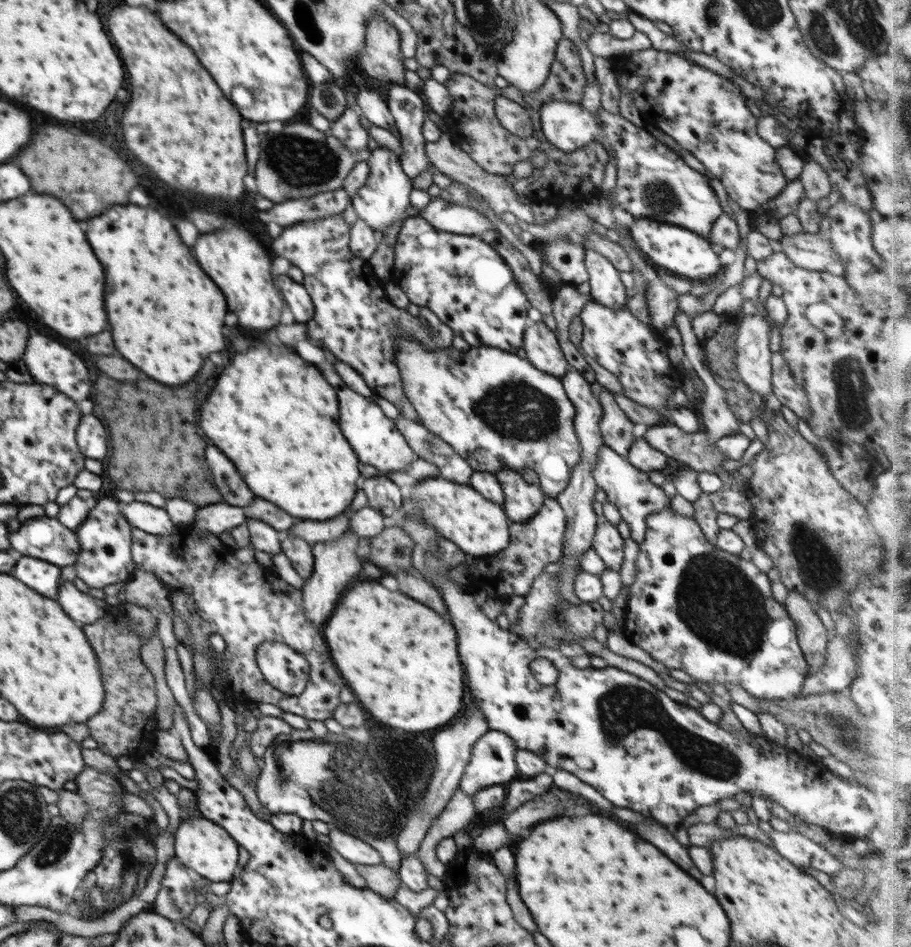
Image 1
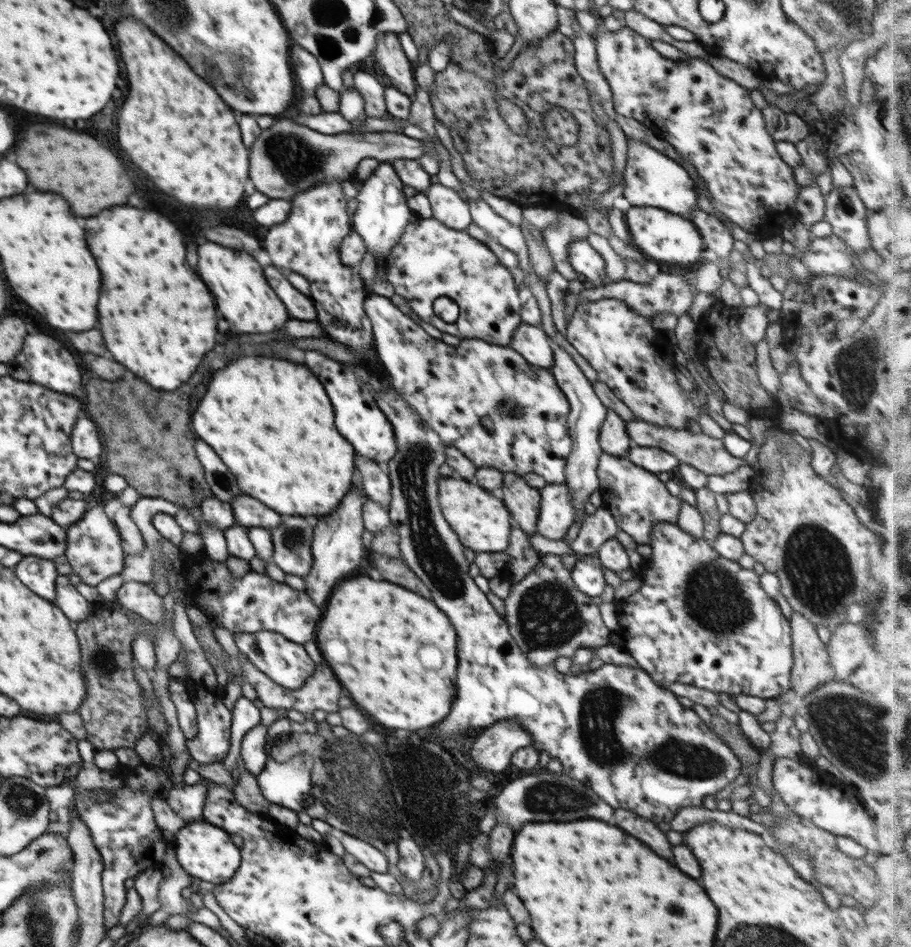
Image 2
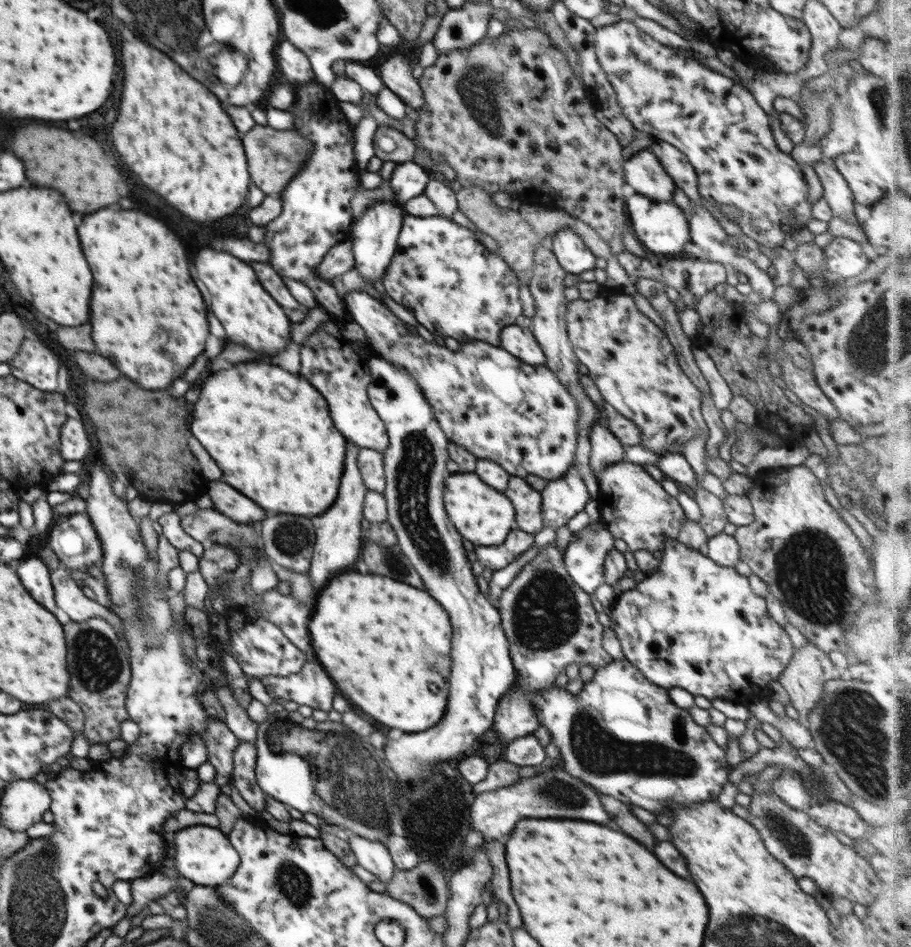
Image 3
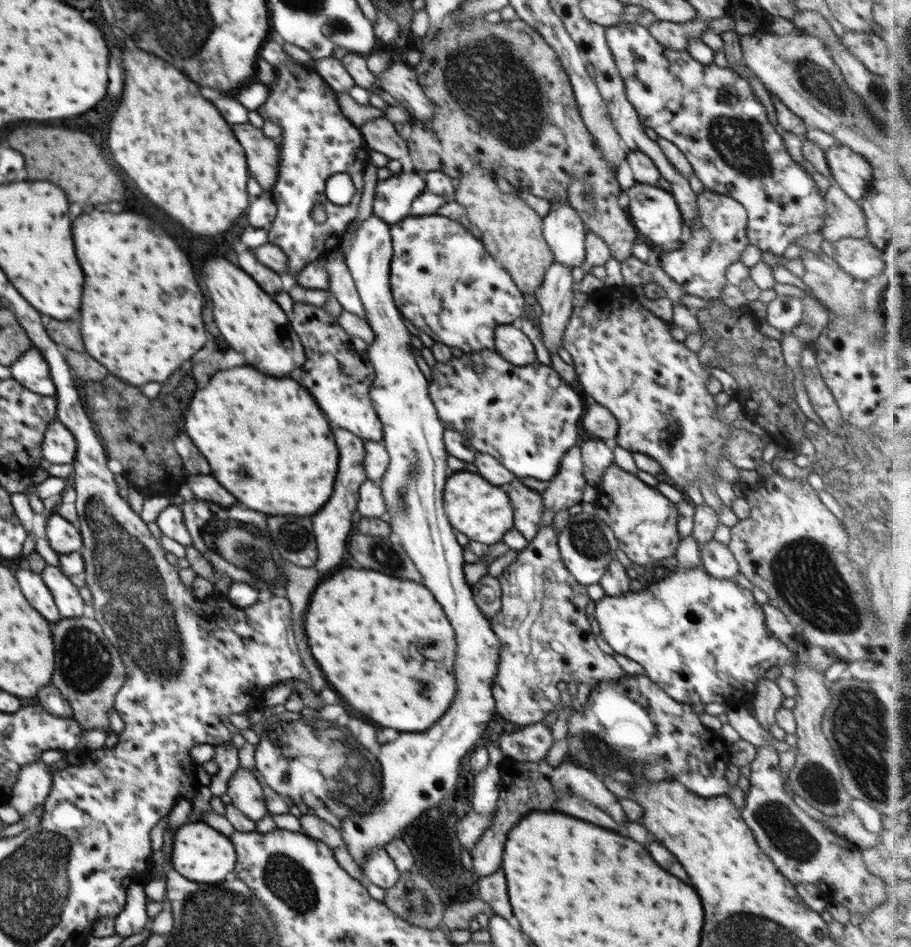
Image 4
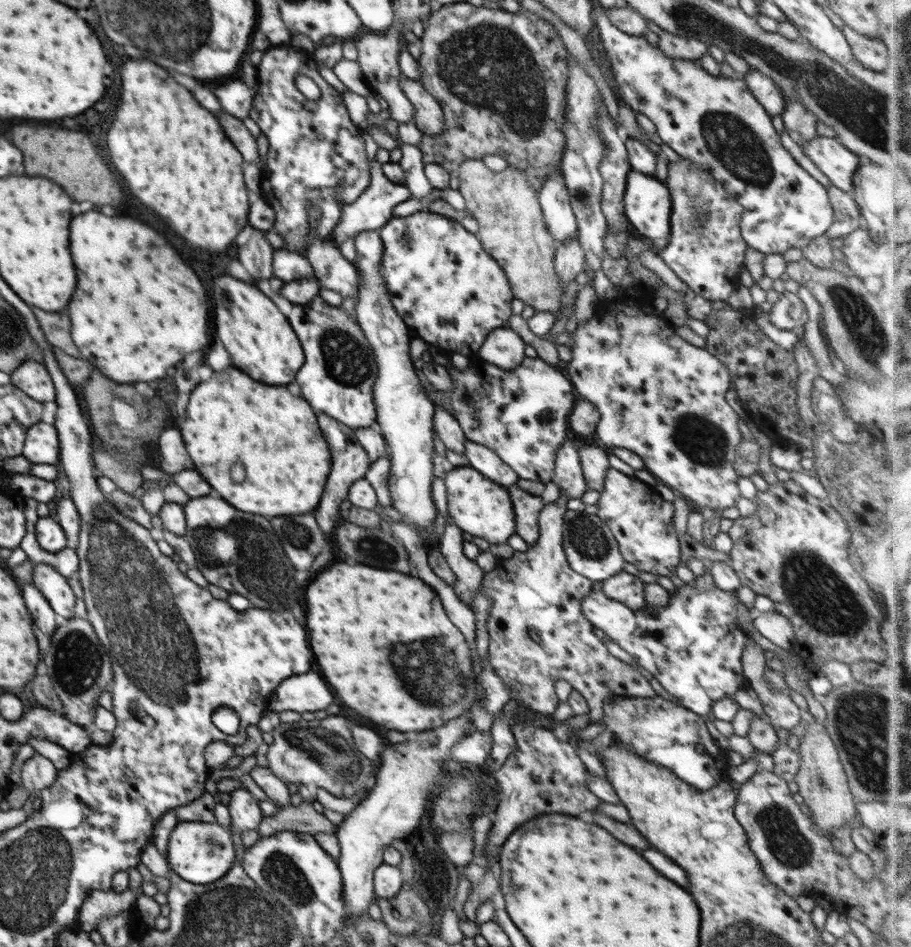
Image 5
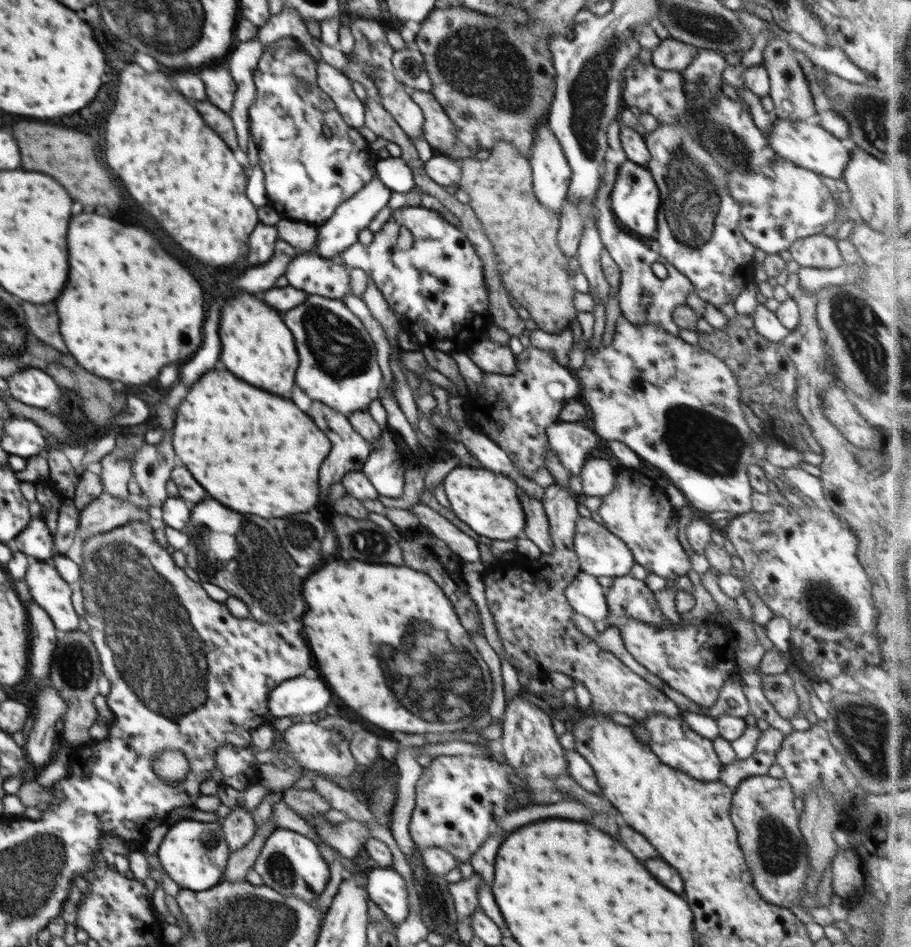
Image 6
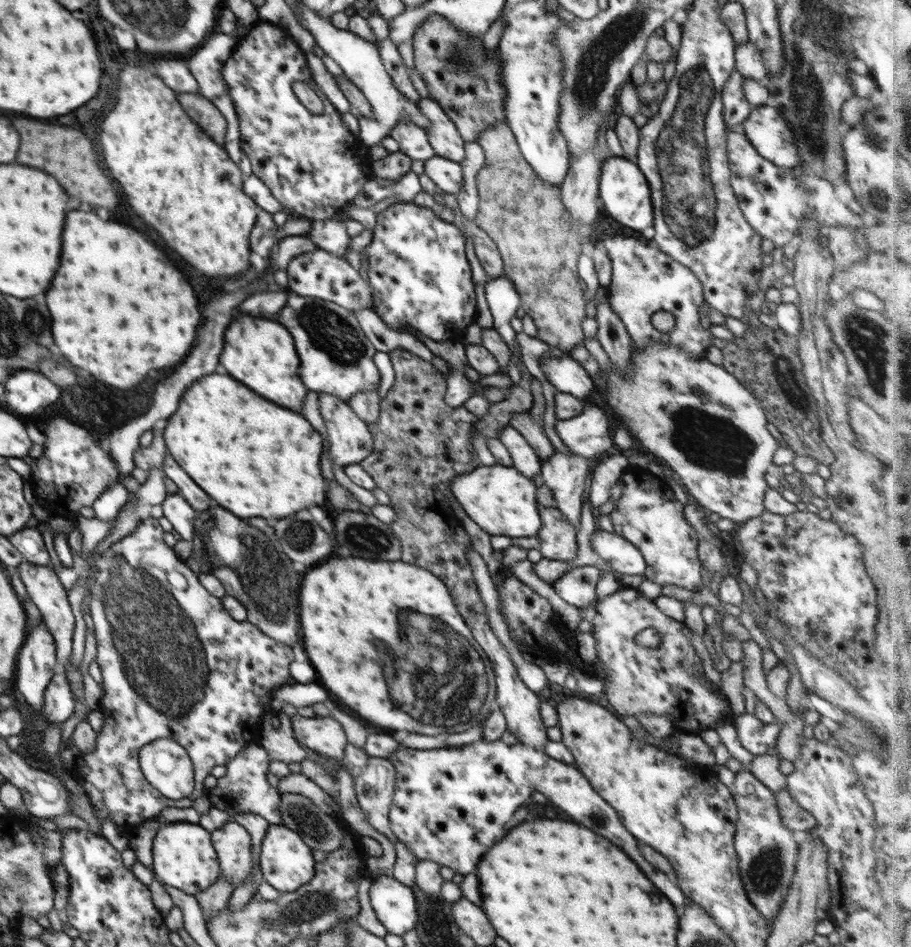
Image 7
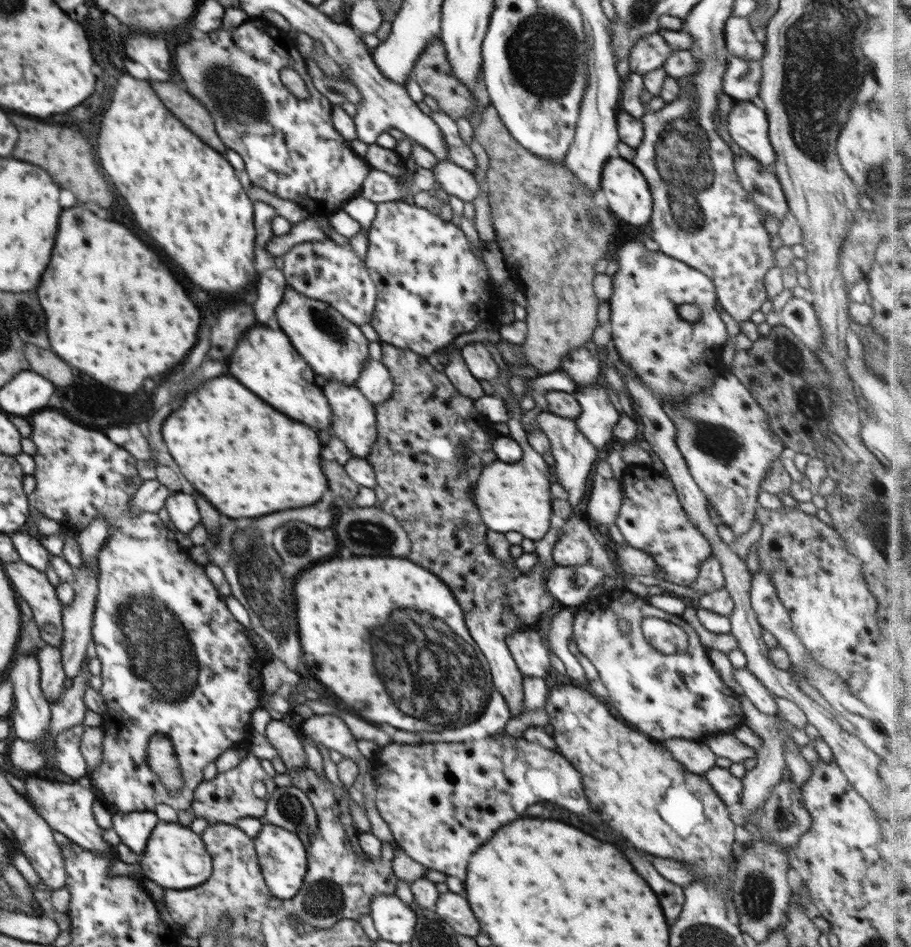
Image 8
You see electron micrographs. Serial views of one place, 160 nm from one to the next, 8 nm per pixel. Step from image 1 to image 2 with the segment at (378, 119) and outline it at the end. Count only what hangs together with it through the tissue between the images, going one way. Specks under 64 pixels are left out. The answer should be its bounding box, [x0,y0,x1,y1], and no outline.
[353,72,387,118]

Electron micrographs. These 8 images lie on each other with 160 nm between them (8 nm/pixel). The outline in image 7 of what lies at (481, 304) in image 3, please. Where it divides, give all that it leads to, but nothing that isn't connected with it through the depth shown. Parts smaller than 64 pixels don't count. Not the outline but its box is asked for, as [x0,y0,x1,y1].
[304,200,478,342]

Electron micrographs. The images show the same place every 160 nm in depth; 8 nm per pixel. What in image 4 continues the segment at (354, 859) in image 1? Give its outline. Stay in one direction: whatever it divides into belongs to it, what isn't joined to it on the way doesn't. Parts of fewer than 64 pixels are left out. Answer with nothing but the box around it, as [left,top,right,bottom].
[363,847,401,890]

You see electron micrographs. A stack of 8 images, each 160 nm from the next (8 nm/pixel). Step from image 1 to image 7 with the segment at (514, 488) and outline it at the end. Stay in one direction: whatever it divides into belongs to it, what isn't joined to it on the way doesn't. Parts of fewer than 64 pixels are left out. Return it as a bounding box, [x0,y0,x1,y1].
[538,507,577,561]

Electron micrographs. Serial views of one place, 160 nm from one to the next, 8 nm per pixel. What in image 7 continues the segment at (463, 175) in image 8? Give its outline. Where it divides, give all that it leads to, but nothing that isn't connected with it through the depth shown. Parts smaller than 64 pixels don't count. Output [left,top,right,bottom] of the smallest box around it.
[425,155,463,195]

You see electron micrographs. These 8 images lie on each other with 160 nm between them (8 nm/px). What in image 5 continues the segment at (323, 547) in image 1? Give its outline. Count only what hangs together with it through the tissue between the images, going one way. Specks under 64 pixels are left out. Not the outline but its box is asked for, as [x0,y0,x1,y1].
[314,413,371,536]

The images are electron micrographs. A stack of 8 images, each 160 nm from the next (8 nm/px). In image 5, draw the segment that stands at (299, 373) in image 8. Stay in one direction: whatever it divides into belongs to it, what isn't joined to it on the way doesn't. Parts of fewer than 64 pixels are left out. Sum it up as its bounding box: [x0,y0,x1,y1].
[212,276,304,386]

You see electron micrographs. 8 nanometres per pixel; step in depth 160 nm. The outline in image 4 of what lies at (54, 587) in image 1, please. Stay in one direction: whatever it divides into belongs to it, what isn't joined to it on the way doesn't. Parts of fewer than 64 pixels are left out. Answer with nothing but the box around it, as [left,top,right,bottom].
[16,567,62,622]

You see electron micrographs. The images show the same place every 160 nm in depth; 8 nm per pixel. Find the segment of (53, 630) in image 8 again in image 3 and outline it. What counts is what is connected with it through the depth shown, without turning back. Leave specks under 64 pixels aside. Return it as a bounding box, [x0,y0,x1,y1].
[50,567,127,644]

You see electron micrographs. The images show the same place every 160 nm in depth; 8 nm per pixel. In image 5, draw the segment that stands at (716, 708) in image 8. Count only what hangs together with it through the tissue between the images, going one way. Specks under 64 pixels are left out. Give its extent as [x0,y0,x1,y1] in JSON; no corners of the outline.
[601,570,647,611]

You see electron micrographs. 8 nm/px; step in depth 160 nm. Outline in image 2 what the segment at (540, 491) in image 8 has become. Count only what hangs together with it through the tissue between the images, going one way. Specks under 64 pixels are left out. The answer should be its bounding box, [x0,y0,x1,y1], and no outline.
[438,475,515,555]

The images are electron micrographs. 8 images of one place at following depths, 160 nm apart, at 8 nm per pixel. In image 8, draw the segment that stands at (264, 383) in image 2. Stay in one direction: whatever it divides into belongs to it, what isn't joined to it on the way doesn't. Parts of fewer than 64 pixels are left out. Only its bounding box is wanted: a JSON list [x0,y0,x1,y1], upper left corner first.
[162,376,329,518]

